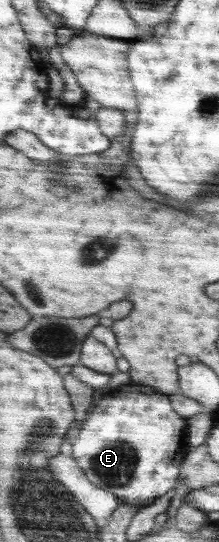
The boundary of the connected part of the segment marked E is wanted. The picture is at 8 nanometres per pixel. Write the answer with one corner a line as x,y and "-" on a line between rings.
128,383
103,395
81,426
71,449
77,465
95,487
112,493
121,503
148,503
175,486
191,447
187,443
186,420
175,411
169,395
151,386

